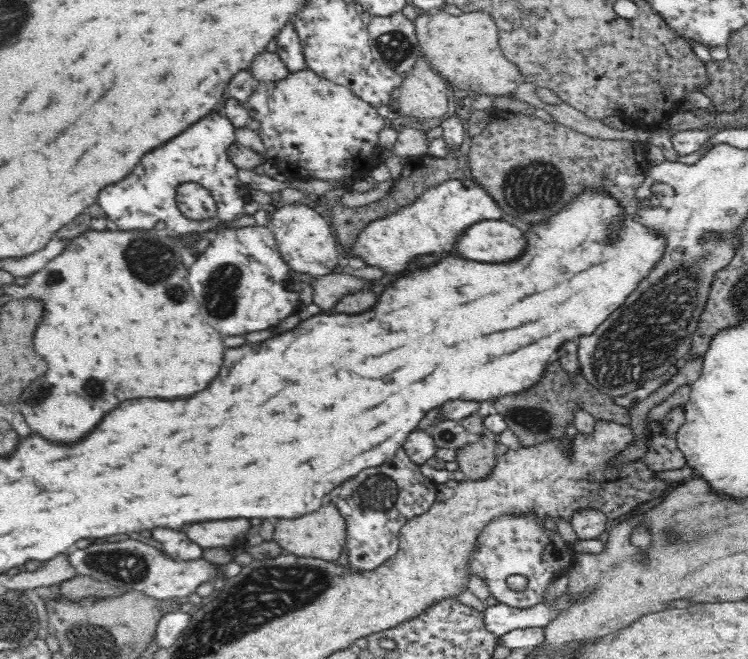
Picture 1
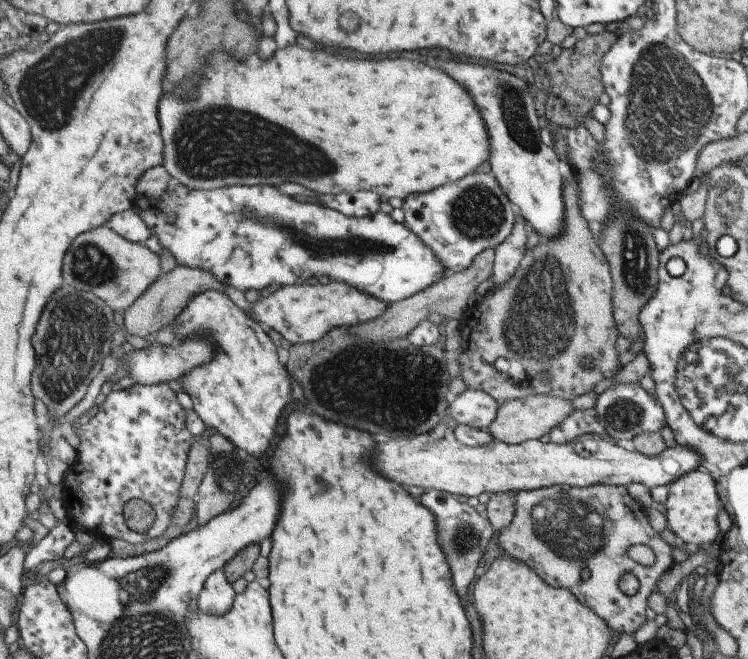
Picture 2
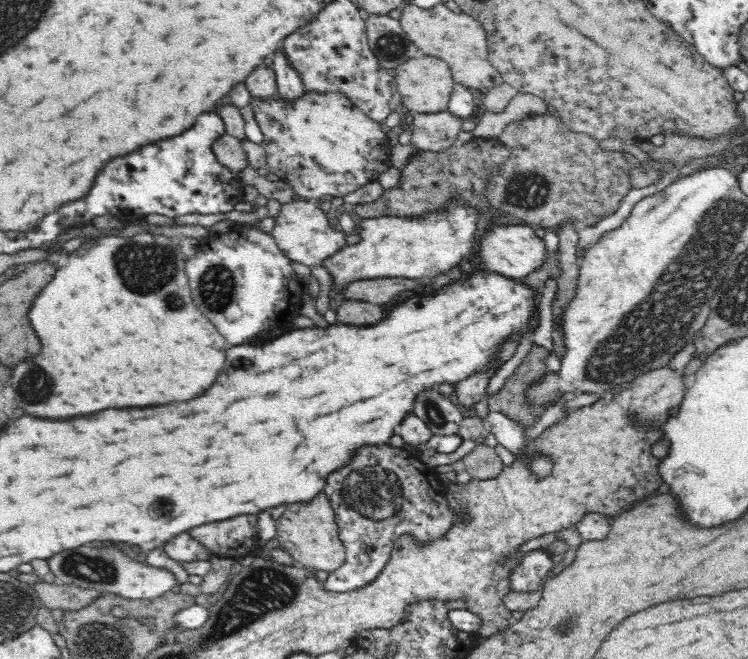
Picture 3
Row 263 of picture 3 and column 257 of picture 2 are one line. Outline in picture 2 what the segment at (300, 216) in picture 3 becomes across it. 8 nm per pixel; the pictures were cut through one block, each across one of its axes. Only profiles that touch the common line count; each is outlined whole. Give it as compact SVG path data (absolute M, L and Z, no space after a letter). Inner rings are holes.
M341 281L327 284L279 286L275 292L263 292L257 304L251 305L251 317L260 321L275 336L283 336L290 344L306 344L321 340L337 326L348 326L380 319L389 310L385 300L379 300L359 288Z

